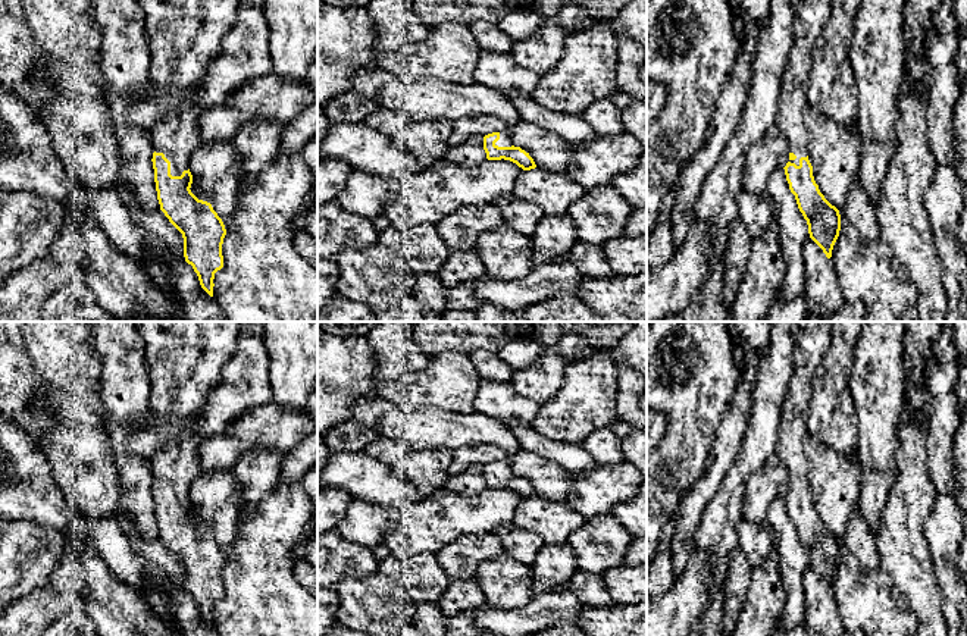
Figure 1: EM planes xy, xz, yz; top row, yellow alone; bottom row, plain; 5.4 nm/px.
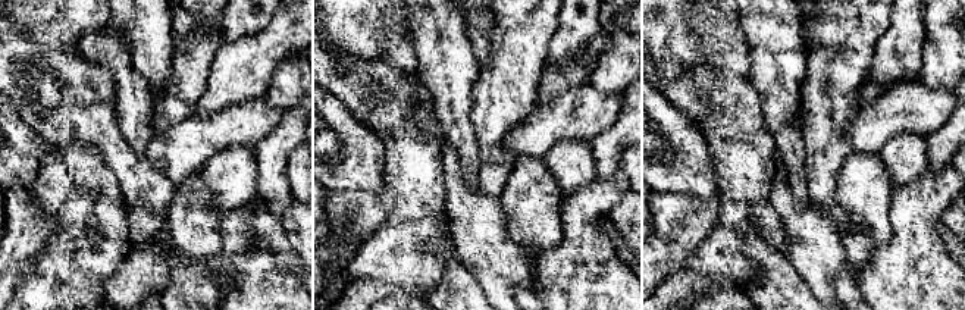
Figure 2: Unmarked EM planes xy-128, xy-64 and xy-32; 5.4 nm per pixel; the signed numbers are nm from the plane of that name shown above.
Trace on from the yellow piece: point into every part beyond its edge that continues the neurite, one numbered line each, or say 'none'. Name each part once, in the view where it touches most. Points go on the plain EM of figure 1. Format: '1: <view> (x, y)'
1: xy (184, 359)

